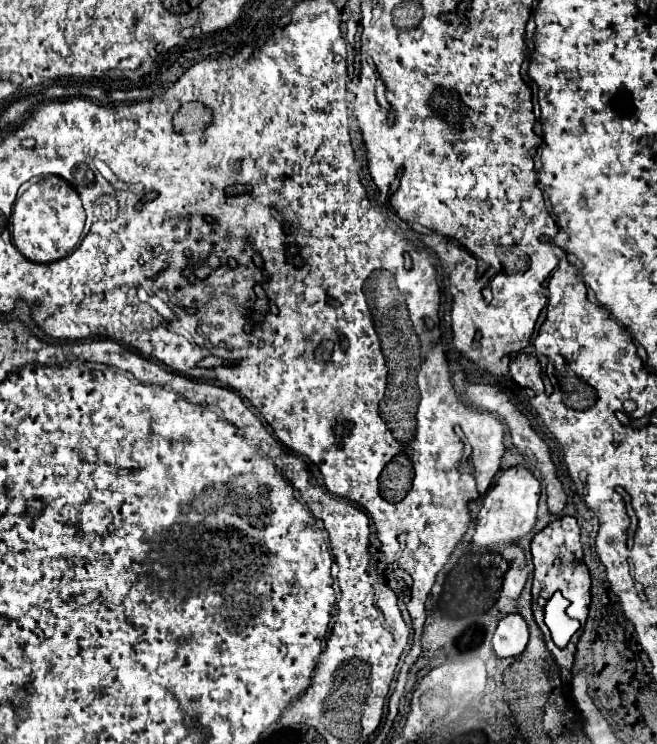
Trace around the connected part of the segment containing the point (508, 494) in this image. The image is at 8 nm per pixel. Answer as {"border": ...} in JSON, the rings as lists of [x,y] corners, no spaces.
{"border":[[[522,466],[508,468],[500,474],[496,484],[486,492],[486,496],[480,502],[480,508],[476,512],[476,532],[474,532],[474,544],[488,546],[488,544],[514,544],[526,534],[532,532],[536,524],[536,510],[540,500],[540,482]]]}

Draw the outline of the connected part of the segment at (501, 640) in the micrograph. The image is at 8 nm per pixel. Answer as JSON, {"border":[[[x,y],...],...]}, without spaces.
{"border":[[[508,614],[498,622],[492,646],[498,658],[520,656],[528,644],[528,626],[520,614]]]}

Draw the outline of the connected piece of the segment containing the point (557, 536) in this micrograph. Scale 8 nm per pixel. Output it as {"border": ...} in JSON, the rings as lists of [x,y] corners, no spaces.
{"border":[[[562,516],[558,520],[554,520],[552,524],[548,524],[542,532],[538,532],[530,544],[530,552],[532,552],[532,562],[534,562],[534,586],[532,586],[532,612],[534,612],[534,620],[540,626],[542,634],[544,634],[544,642],[548,652],[552,654],[554,662],[558,664],[560,670],[560,680],[566,684],[564,692],[568,694],[568,684],[572,682],[572,664],[574,664],[574,650],[560,650],[556,648],[556,644],[550,644],[550,634],[548,628],[544,626],[542,618],[544,618],[544,604],[546,600],[554,594],[554,592],[562,592],[562,596],[566,600],[570,600],[570,606],[566,608],[566,614],[574,620],[578,620],[580,624],[586,622],[588,616],[588,606],[590,606],[590,574],[588,568],[584,564],[584,554],[582,554],[582,544],[580,544],[580,526],[576,522],[576,518],[572,516]]]}

